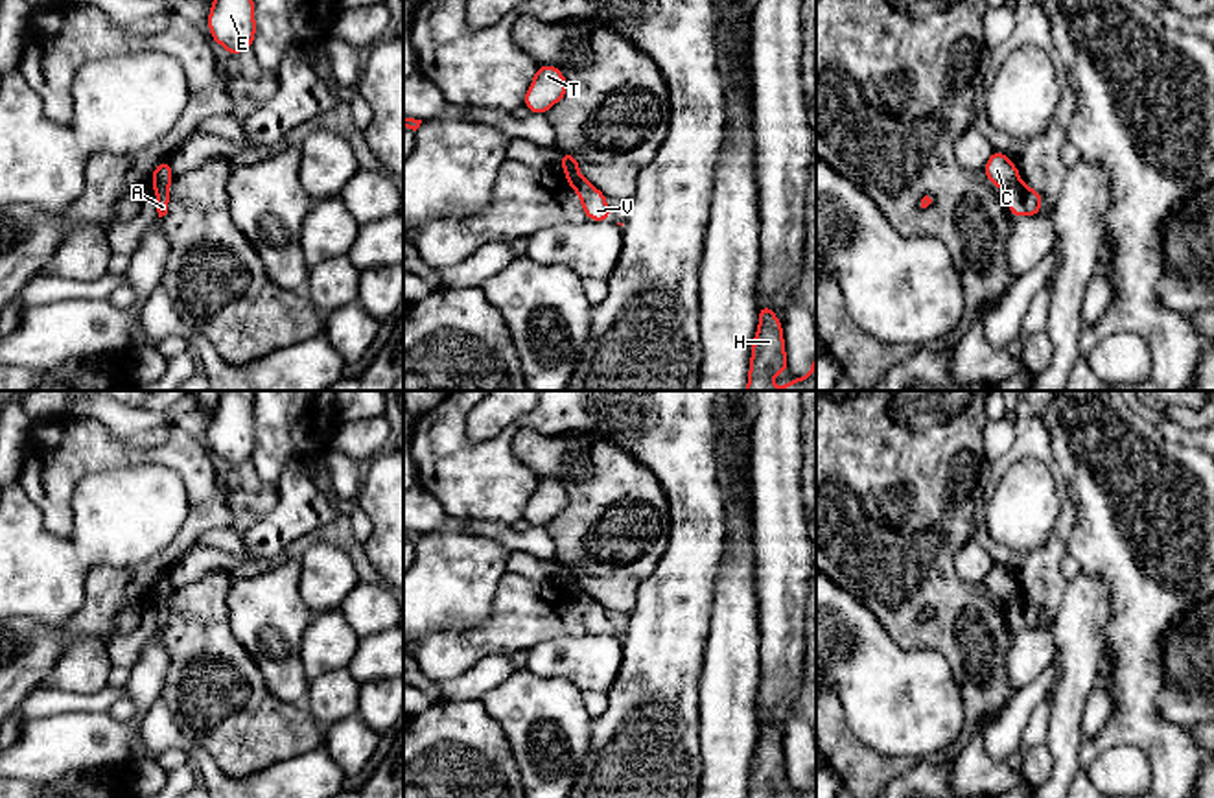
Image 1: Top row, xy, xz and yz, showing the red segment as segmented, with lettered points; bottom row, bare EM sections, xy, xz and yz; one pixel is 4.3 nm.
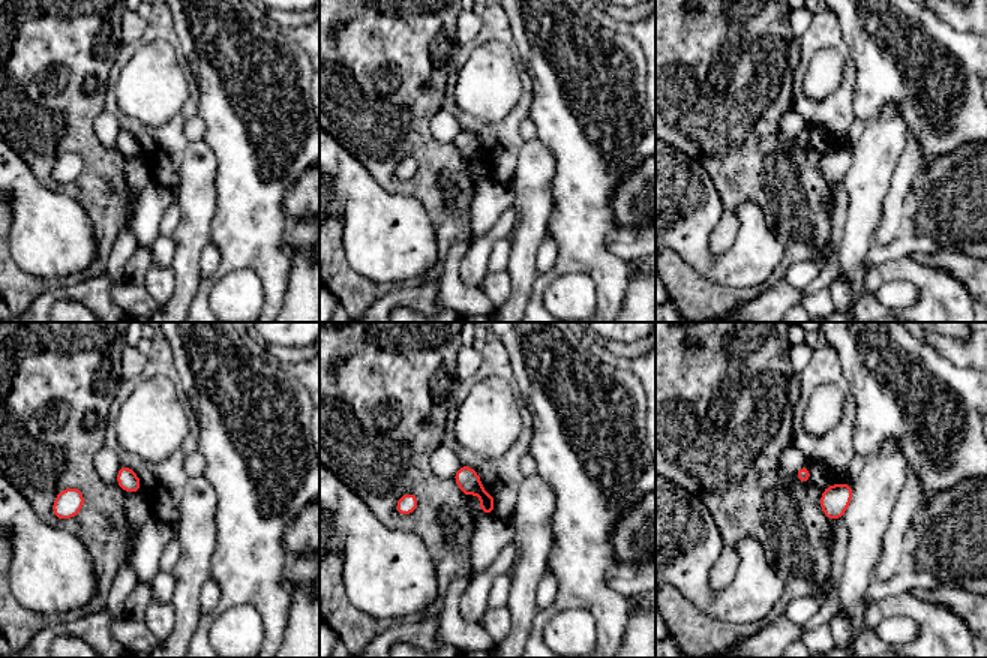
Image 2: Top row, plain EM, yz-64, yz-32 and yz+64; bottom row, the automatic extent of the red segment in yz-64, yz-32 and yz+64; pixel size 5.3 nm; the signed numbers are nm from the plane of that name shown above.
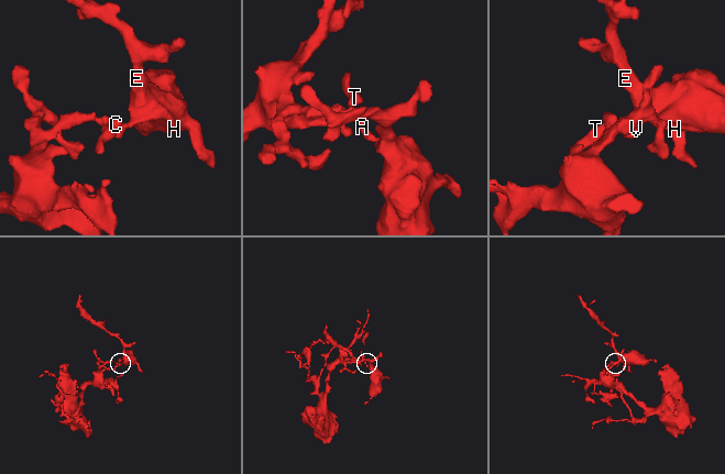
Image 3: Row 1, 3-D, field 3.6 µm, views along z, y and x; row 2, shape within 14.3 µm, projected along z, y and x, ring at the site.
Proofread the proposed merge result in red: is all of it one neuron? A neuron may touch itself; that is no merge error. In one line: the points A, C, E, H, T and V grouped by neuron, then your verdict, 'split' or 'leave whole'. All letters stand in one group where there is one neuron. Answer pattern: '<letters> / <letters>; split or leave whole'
A E H V / C T; split

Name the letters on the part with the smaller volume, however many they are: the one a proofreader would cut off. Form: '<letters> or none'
A, E, H, V

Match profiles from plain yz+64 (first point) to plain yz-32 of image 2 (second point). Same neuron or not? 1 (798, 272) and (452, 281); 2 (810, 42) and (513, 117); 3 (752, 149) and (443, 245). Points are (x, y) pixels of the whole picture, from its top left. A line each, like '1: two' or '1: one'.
1: two
2: one
3: one

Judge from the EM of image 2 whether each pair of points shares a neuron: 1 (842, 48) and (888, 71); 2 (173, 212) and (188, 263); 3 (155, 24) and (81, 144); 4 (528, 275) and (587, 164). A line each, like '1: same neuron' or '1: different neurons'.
1: different neurons
2: different neurons
3: different neurons
4: different neurons

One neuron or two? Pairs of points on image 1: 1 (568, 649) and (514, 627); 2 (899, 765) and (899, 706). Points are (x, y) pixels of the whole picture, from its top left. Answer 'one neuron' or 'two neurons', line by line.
1: two neurons
2: two neurons

